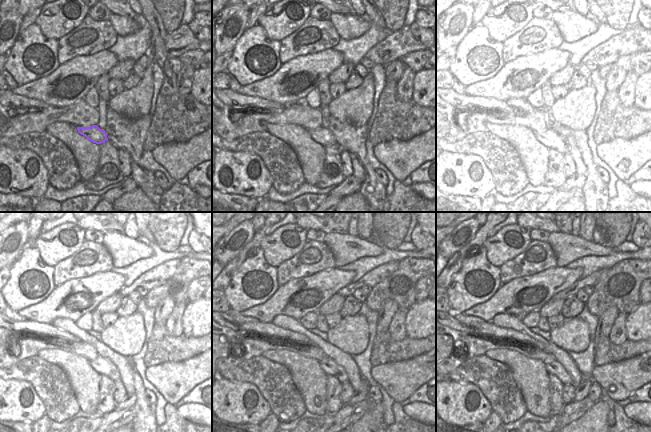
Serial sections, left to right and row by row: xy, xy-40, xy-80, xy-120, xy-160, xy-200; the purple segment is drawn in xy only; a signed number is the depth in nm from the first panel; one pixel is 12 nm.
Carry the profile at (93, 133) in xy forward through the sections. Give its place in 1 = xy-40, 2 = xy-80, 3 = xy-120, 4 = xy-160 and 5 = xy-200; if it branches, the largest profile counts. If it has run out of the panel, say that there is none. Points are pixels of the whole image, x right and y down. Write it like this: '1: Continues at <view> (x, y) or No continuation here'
1: Continues at xy-40 (323, 136)
2: Continues at xy-80 (549, 138)
3: Continues at xy-120 (102, 365)
4: Continues at xy-160 (329, 367)
5: Continues at xy-200 (555, 368)

